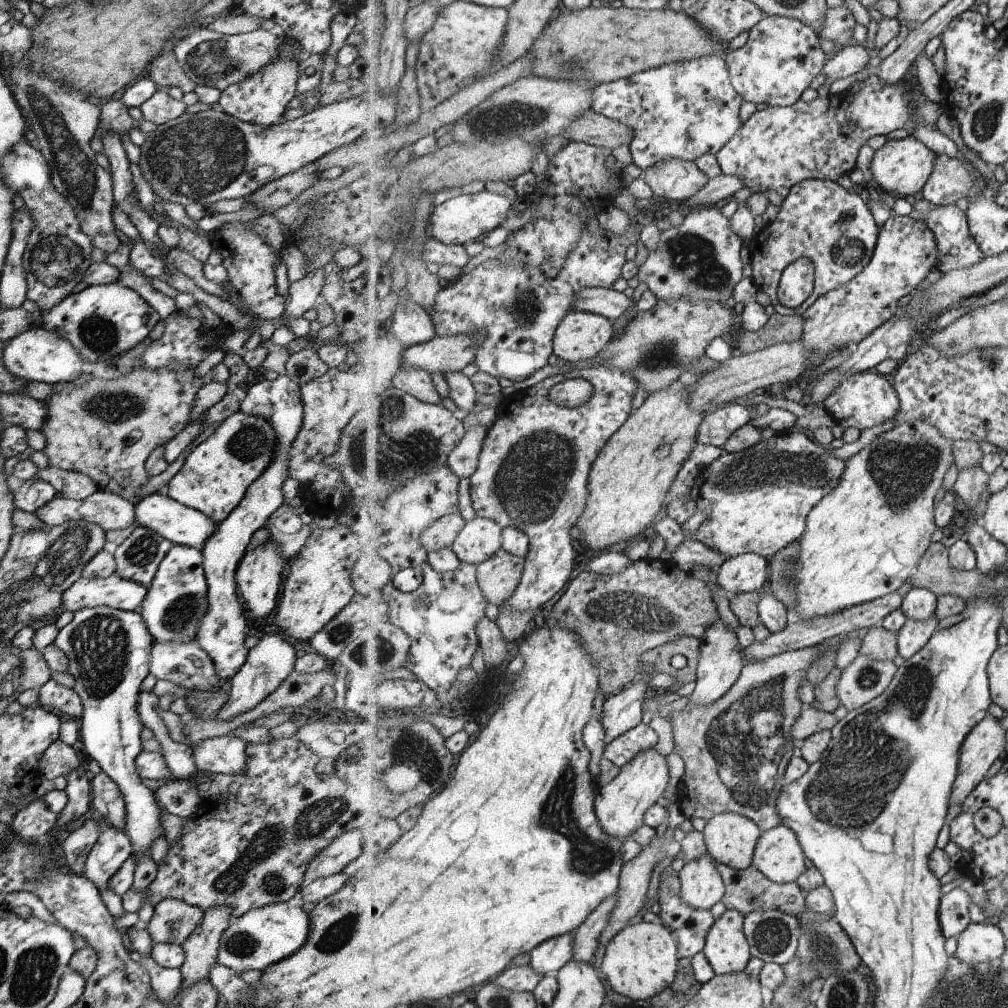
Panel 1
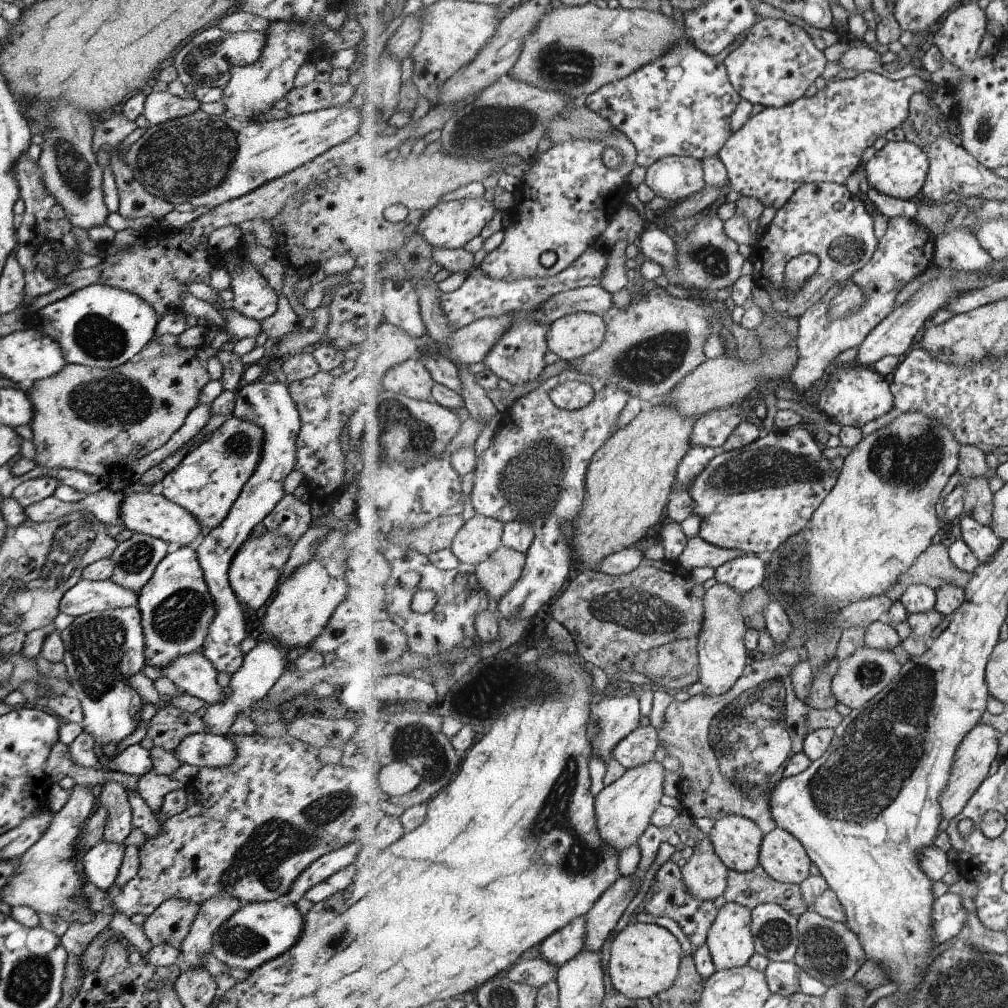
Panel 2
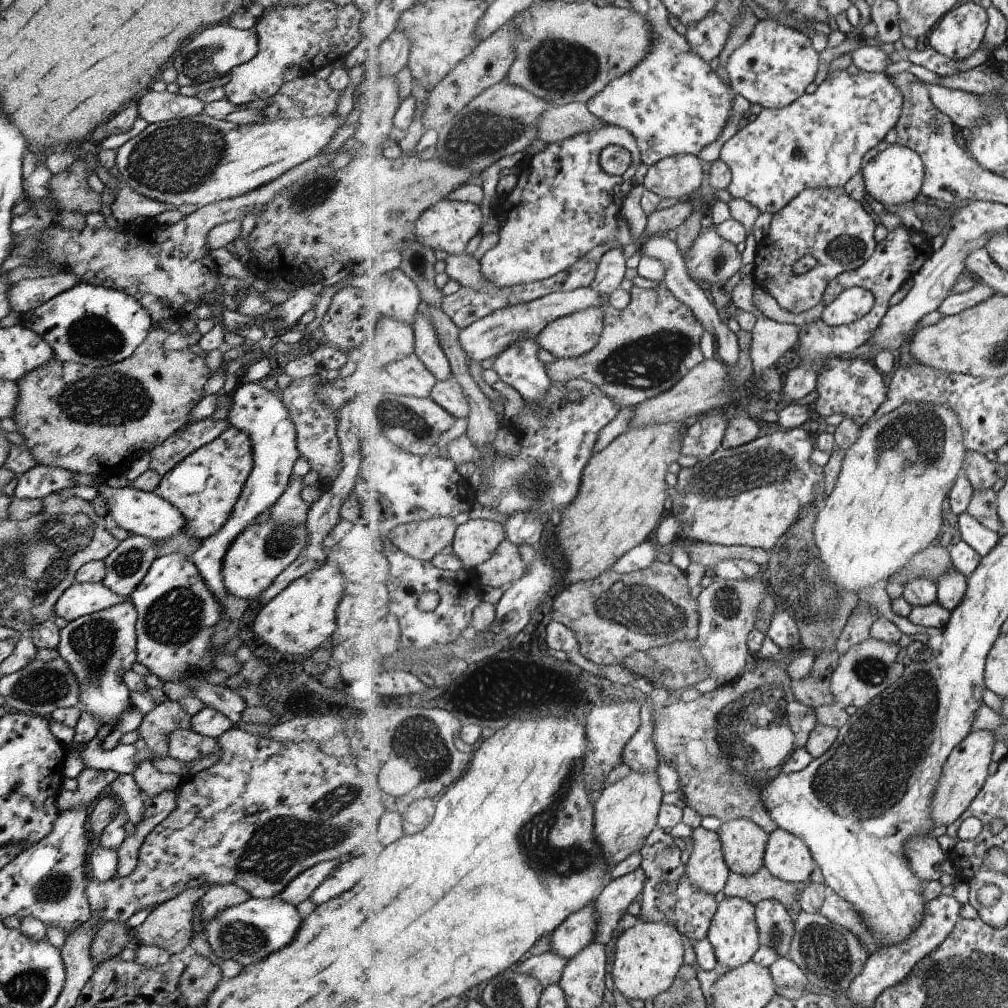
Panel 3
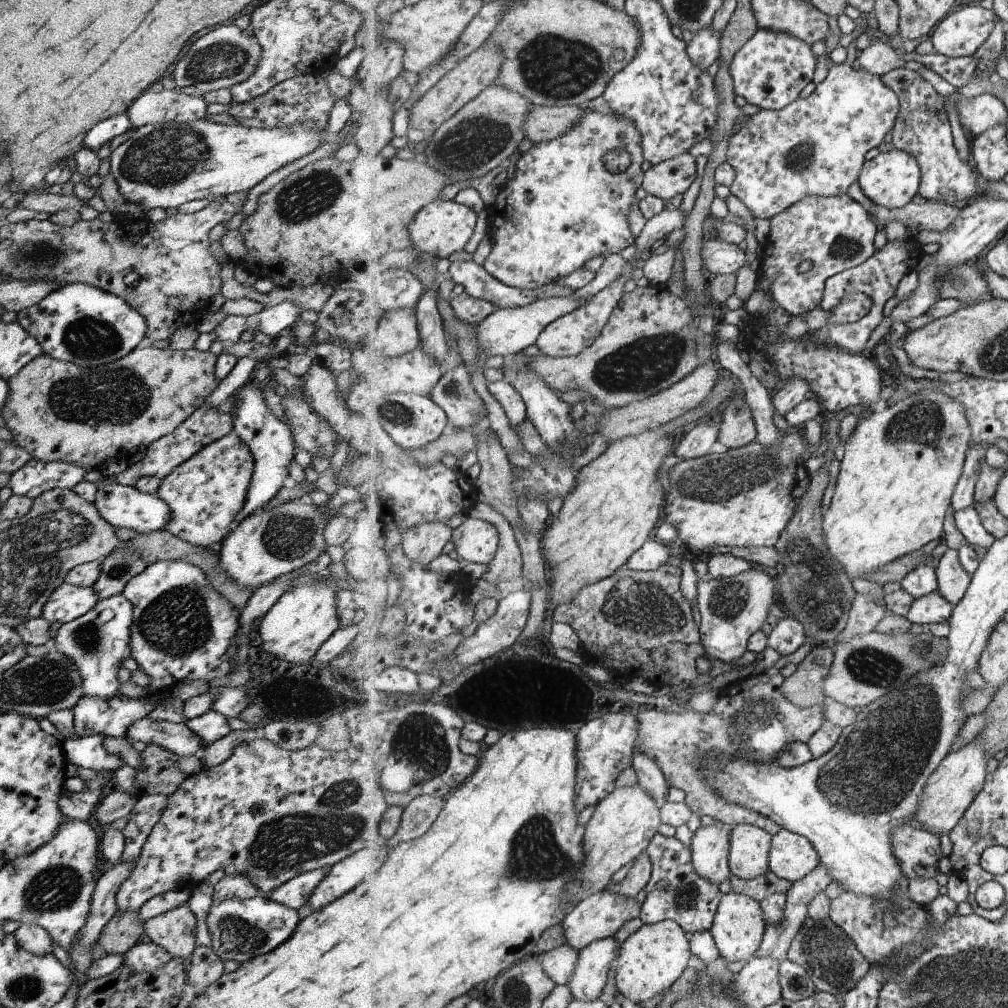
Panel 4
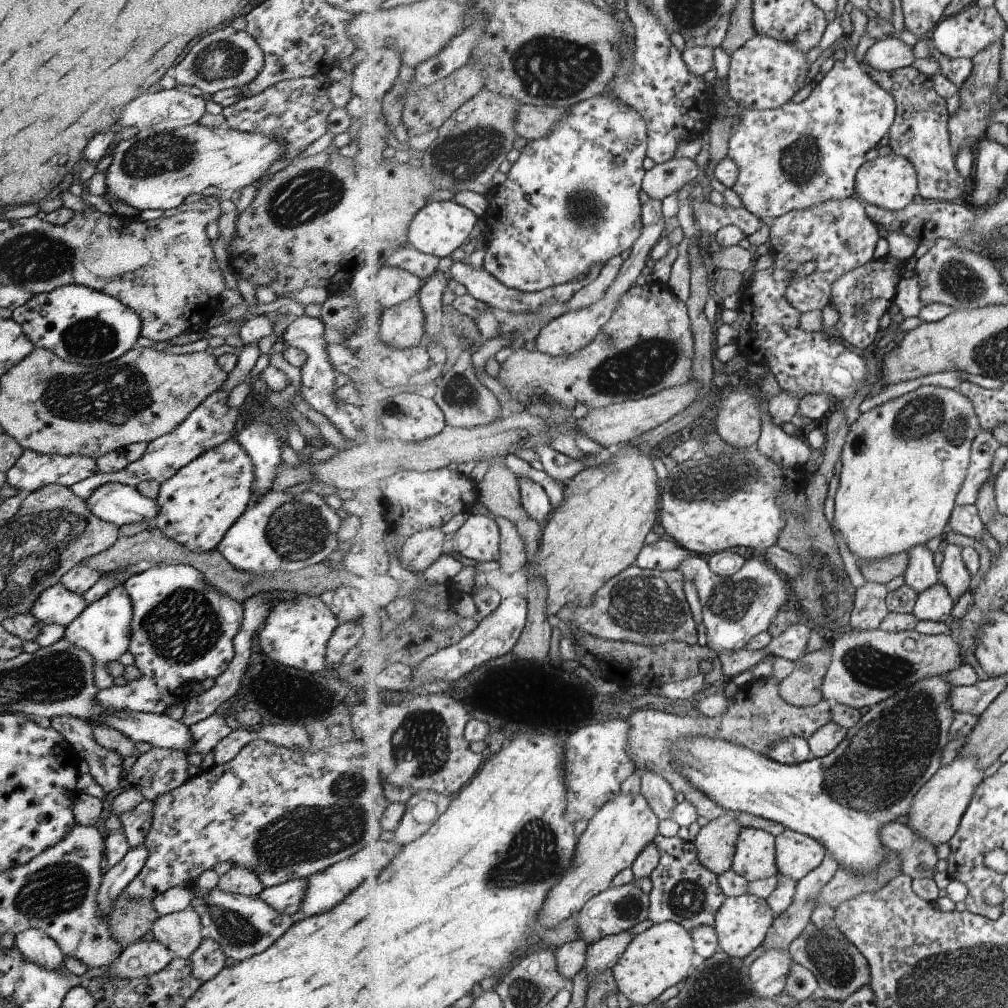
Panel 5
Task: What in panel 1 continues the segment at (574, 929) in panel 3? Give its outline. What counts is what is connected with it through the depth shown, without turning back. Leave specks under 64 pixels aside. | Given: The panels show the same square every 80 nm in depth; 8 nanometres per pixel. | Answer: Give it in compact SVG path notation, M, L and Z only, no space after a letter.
M577 930L556 936L540 944L531 952L530 965L538 973L557 974L574 958Z

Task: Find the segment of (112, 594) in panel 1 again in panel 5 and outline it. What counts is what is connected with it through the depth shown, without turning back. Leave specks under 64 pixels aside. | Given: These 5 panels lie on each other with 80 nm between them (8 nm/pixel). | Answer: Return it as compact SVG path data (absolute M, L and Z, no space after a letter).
M57 583L37 596L28 614L43 625L57 624L65 627L79 616L86 606L85 598L81 594L69 592Z

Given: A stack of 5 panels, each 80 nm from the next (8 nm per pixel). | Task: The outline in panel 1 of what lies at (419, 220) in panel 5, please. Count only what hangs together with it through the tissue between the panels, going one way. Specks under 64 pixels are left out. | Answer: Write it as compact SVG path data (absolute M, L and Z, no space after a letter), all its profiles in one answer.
M485 190L477 194L461 195L433 207L427 227L429 236L443 244L462 245L503 224L507 214L511 213L511 200L507 196Z

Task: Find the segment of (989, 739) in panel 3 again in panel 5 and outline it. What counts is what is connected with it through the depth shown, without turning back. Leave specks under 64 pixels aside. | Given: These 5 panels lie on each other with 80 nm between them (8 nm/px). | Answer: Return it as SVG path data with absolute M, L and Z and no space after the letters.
M959 756L953 764L942 766L927 784L917 792L911 812L904 820L915 834L933 842L933 844L950 843L951 838L959 831L963 816L970 808L977 788L984 782L983 770L975 756Z

